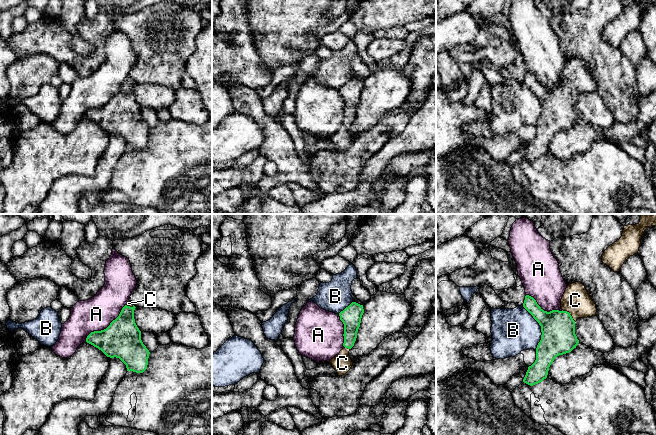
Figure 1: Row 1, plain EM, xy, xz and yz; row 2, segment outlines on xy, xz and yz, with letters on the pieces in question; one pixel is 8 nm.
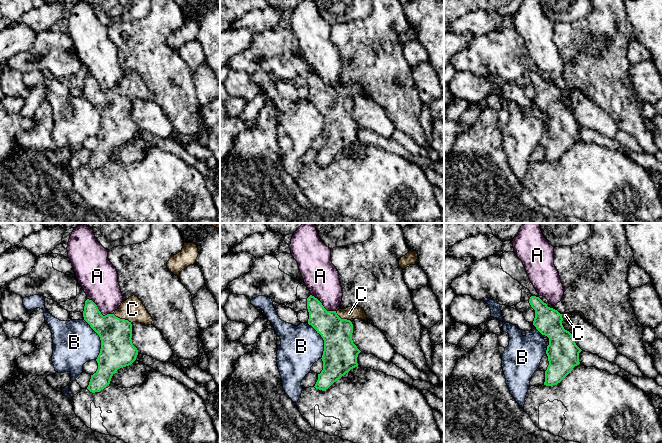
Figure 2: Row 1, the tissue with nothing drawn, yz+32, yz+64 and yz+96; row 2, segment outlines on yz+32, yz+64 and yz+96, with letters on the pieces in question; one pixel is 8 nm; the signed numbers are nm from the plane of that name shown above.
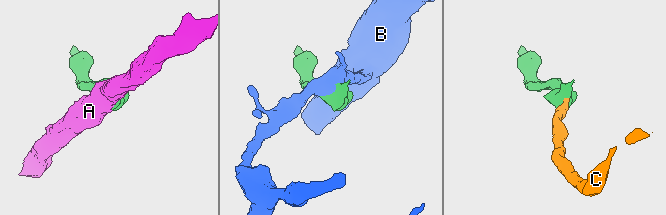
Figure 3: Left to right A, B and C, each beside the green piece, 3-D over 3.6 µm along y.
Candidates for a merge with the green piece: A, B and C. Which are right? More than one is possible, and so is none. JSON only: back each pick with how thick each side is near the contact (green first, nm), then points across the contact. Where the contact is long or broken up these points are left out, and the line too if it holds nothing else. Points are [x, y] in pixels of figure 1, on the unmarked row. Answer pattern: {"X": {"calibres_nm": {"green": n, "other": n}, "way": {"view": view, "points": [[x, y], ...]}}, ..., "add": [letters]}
{"C": {"calibres_nm": {"green": 280, "other": 220}, "way": {"view": "yz", "points": [[558, 113], [558, 103], [569, 90], [575, 80], [575, 76]]}}, "add": ["C"]}

